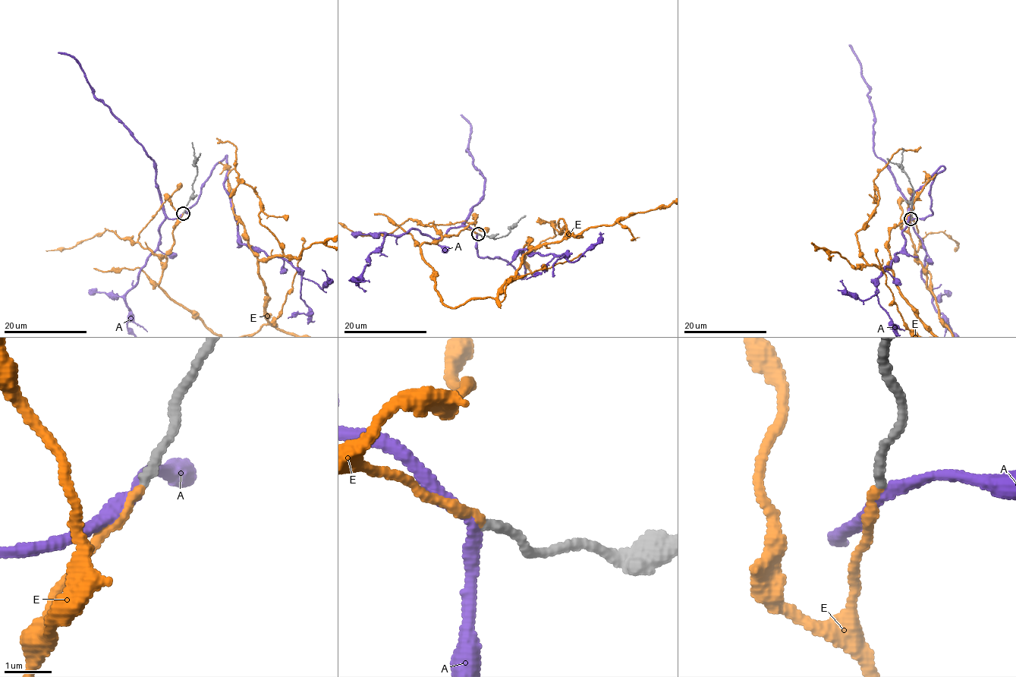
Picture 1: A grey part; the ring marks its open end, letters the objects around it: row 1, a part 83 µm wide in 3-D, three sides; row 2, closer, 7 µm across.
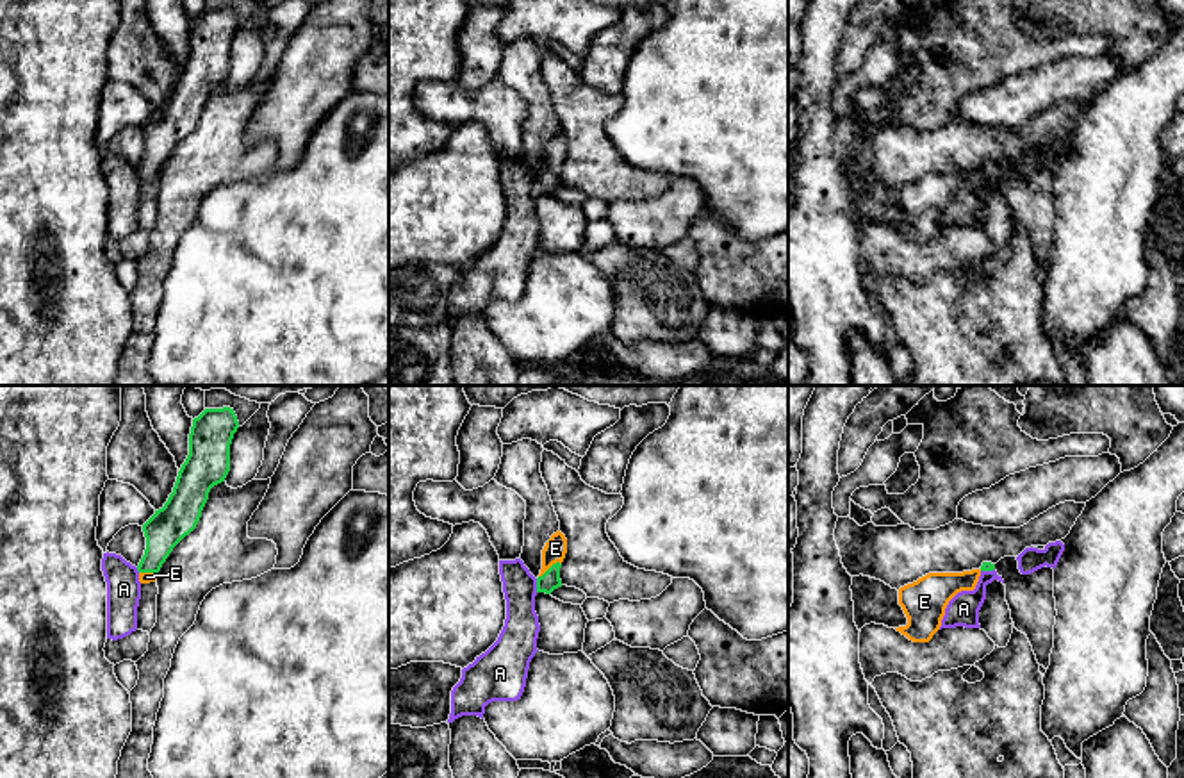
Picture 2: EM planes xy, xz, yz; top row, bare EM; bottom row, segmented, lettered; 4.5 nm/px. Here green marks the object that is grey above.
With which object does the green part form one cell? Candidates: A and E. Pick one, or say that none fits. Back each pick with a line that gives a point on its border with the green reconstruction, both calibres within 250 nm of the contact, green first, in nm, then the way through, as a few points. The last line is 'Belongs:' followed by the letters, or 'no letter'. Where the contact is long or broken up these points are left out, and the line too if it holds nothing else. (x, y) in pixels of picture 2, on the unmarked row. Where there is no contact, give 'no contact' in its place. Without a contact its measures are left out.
E: xz (550, 168) | 90/100 nm | across xz (550, 181), (550, 168), (555, 148)
Belongs: E

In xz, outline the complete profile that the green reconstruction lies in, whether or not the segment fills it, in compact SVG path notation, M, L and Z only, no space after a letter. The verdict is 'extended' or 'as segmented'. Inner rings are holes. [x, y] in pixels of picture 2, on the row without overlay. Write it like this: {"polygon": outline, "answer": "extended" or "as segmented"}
{"polygon": "M558 130L551 136L542 150L542 170L537 178L537 193L551 194L555 189L562 187L560 168L567 153L567 139Z", "answer": "extended"}

